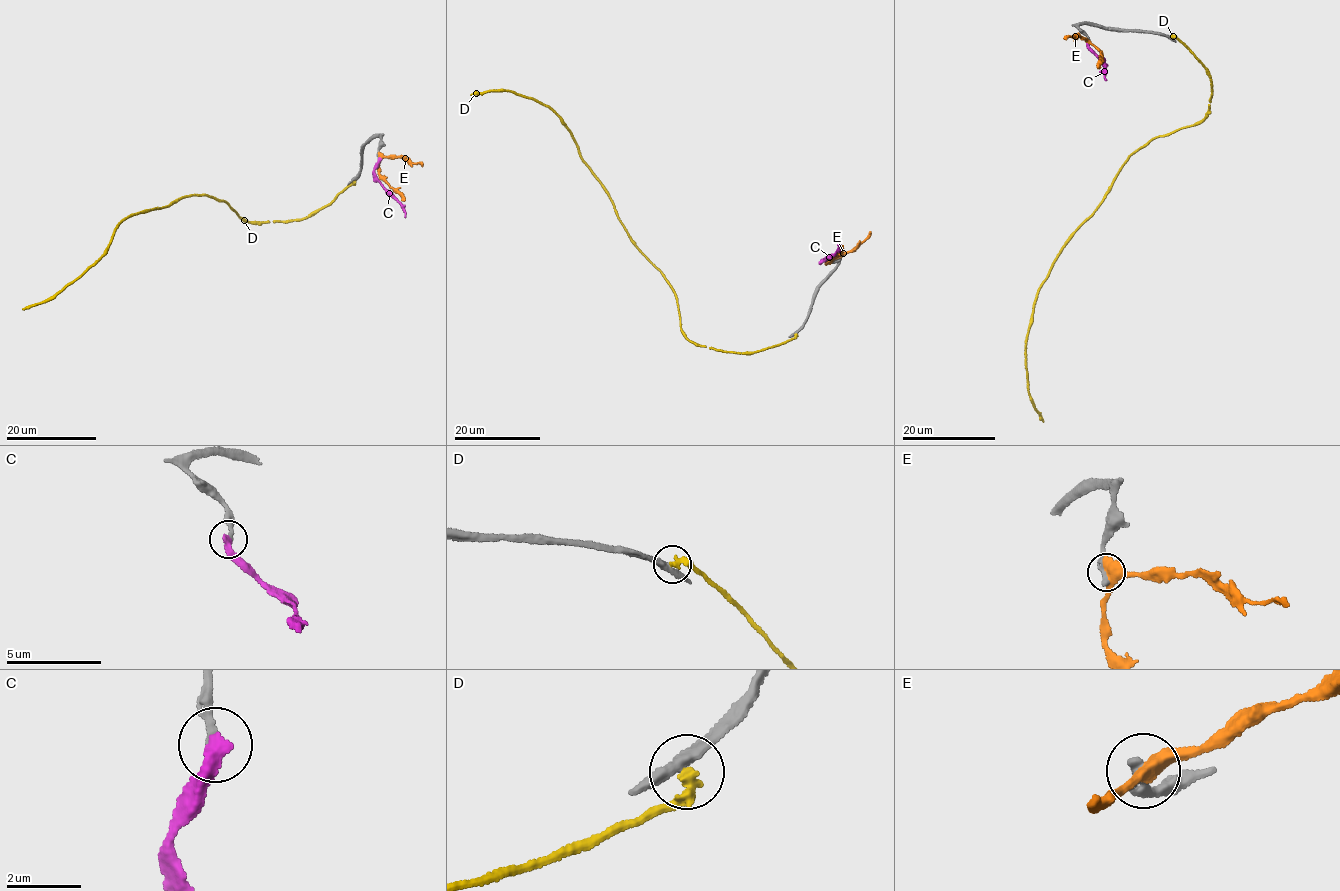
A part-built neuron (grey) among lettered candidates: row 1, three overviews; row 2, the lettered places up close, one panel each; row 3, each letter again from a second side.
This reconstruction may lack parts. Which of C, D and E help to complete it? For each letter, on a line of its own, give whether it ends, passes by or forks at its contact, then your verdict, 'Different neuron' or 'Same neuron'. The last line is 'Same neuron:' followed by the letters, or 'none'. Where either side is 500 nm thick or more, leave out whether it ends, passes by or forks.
C: It ends there. Same neuron
D: It ends there. Different neuron
E: It passes by. Different neuron
Same neuron: C

